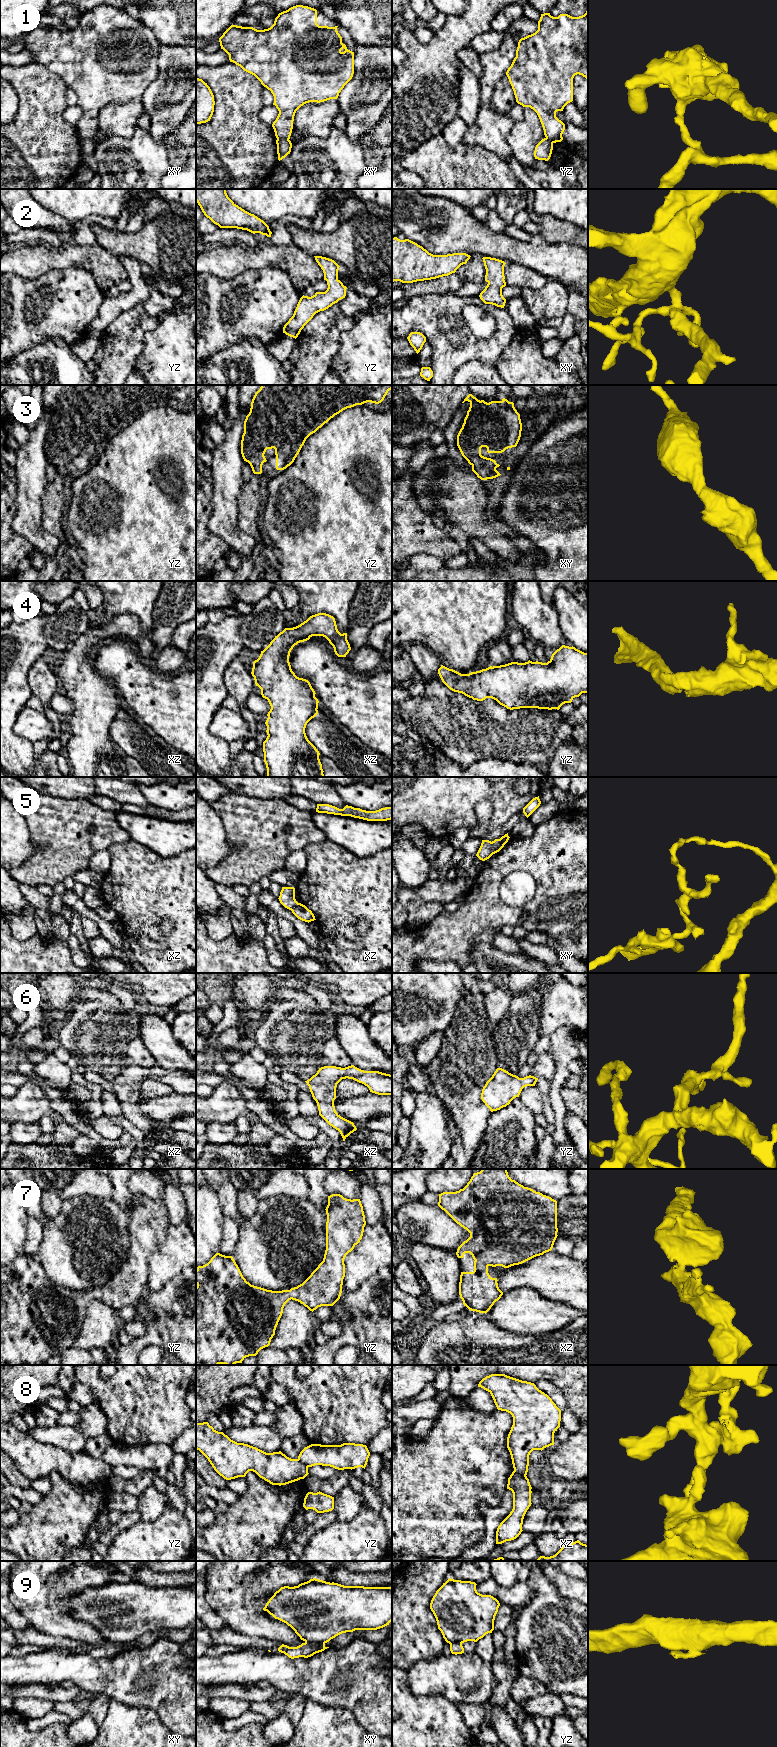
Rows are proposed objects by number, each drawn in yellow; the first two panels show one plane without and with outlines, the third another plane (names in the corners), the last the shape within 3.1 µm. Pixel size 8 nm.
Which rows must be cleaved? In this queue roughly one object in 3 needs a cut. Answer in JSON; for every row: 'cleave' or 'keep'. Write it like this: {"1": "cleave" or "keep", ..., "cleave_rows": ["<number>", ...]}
{"1": "cleave", "2": "keep", "3": "keep", "4": "keep", "5": "cleave", "6": "keep", "7": "keep", "8": "cleave", "9": "cleave", "cleave_rows": ["1", "5", "8", "9"]}

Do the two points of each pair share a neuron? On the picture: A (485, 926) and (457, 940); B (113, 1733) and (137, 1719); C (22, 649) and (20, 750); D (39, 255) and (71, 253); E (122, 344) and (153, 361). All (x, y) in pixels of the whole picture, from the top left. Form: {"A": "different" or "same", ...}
{"A": "same", "B": "same", "C": "same", "D": "same", "E": "different"}

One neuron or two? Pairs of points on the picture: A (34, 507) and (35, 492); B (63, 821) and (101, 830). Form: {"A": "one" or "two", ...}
{"A": "one", "B": "one"}

